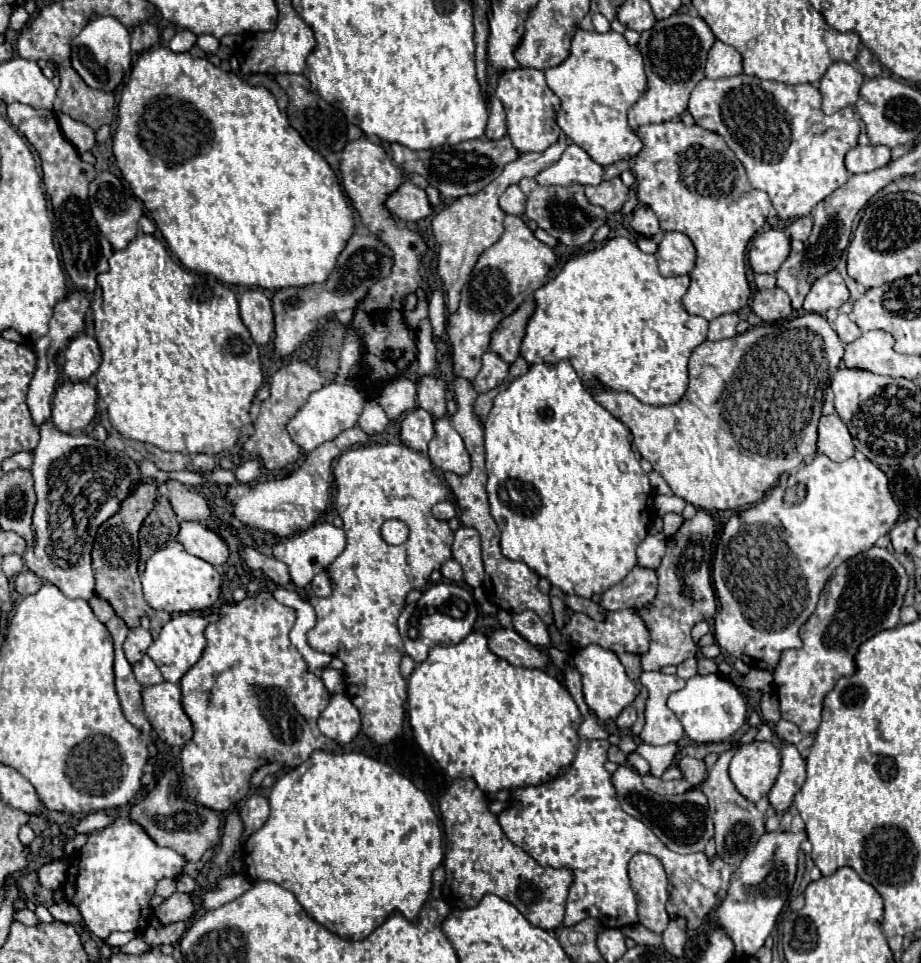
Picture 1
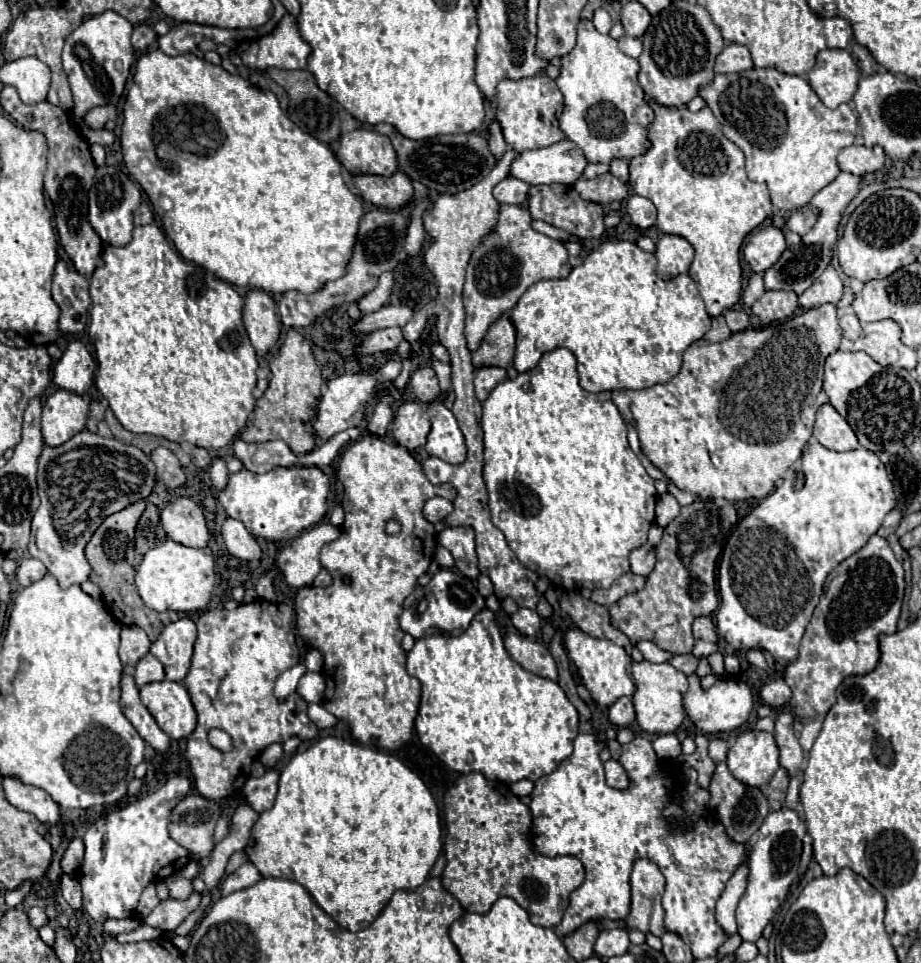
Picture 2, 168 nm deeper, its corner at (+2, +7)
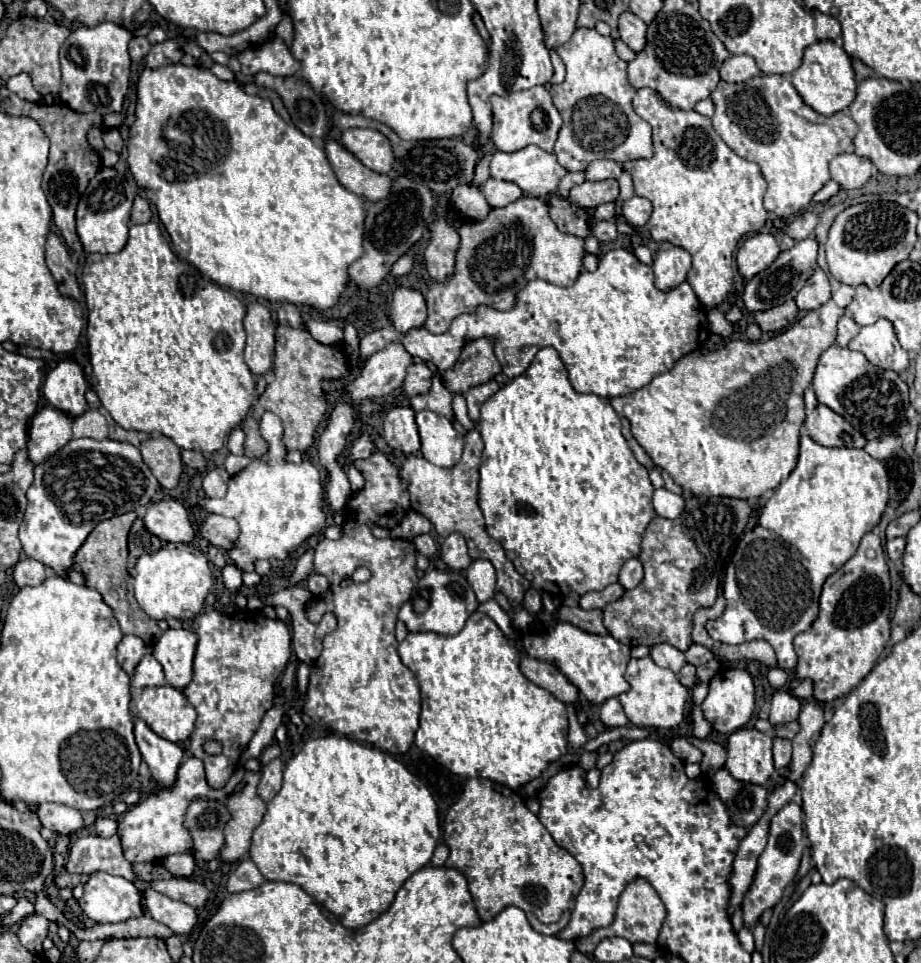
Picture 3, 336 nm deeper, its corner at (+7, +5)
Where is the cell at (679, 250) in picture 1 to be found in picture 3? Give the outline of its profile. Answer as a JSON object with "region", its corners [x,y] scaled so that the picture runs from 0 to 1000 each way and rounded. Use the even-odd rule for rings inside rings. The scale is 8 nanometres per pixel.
{"region":[[[722,255],[711,264],[709,282],[711,282],[711,297],[716,301],[729,301],[744,293],[744,285],[750,278],[750,264],[737,255]]]}

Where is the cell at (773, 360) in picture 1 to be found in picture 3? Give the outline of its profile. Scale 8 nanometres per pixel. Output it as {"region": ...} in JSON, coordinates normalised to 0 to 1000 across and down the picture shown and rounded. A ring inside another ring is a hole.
{"region":[[[904,312],[896,314],[887,322],[878,322],[870,332],[865,332],[859,341],[855,341],[850,347],[839,349],[831,355],[809,355],[809,353],[792,353],[789,357],[781,359],[774,366],[761,368],[759,363],[742,370],[731,384],[711,390],[702,401],[685,407],[683,411],[670,411],[663,415],[663,422],[668,428],[685,438],[685,449],[689,457],[698,463],[698,467],[705,471],[709,482],[718,488],[722,488],[733,503],[737,503],[742,509],[757,513],[757,515],[787,515],[787,517],[805,517],[805,519],[815,519],[824,517],[828,511],[839,509],[852,494],[859,492],[859,488],[865,482],[865,471],[868,471],[868,453],[870,453],[870,442],[874,438],[874,420],[872,420],[872,407],[876,401],[883,397],[883,386],[887,382],[887,374],[896,361],[902,361],[907,357],[909,349],[909,332],[917,326],[915,320],[911,320]]]}

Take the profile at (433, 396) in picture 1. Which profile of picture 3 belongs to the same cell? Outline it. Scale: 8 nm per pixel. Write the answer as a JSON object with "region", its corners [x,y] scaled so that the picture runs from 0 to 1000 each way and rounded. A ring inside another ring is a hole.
{"region":[[[446,378],[442,382],[442,393],[440,393],[438,405],[442,407],[444,413],[448,413],[453,409],[461,409],[468,403],[468,393],[470,393],[470,386],[464,382],[464,378]]]}

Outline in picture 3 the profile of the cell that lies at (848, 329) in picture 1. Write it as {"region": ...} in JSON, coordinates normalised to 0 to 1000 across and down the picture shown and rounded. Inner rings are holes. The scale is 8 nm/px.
{"region":[[[913,328],[911,336],[909,336],[909,357],[911,359],[920,359],[931,347],[933,347],[935,339],[928,336],[928,332],[924,328]]]}

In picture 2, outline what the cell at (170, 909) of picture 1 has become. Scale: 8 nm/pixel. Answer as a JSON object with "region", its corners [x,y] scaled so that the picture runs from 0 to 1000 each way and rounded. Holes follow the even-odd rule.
{"region":[[[187,908],[178,916],[185,922],[185,933],[191,933],[191,935],[202,935],[211,926],[208,916],[202,914],[198,908]]]}

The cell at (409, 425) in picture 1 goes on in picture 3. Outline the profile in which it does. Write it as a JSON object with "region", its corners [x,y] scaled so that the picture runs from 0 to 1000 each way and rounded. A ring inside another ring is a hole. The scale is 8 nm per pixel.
{"region":[[[444,422],[425,424],[416,438],[416,455],[427,467],[435,467],[440,474],[451,471],[457,465],[451,426]]]}

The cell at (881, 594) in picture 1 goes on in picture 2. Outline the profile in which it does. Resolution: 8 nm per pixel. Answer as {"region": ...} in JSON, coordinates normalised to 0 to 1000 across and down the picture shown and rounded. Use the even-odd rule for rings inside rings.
{"region":[[[949,555],[936,571],[932,571],[929,575],[925,575],[910,588],[908,598],[899,604],[899,609],[890,621],[890,627],[886,629],[879,648],[875,650],[875,656],[869,667],[866,685],[860,687],[858,692],[853,692],[853,696],[851,696],[851,708],[860,714],[860,727],[856,731],[858,731],[858,737],[866,746],[875,748],[875,746],[884,746],[884,744],[895,744],[906,733],[908,714],[914,710],[916,704],[938,702],[953,692],[953,685],[955,685],[953,660],[973,656],[979,619],[982,619],[979,586],[973,582],[962,559],[955,559],[953,555]]]}

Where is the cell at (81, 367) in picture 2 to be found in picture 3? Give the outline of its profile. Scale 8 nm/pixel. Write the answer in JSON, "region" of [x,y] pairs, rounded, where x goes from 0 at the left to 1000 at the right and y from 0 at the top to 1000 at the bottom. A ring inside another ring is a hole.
{"region":[[[79,374],[64,376],[64,380],[51,388],[47,399],[47,411],[51,417],[64,426],[71,426],[79,434],[94,426],[92,405],[92,388]]]}

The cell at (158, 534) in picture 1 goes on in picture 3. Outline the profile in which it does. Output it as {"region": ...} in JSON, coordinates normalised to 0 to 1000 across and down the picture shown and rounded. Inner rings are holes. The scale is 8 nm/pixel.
{"region":[[[149,538],[142,546],[142,552],[140,552],[140,590],[147,588],[149,579],[153,575],[160,575],[160,573],[166,573],[175,567],[173,559],[166,557],[153,538]]]}

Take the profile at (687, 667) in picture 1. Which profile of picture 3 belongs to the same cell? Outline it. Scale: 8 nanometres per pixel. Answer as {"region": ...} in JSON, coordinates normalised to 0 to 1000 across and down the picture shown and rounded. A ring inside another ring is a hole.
{"region":[[[744,690],[735,702],[737,702],[737,708],[742,712],[746,712],[746,714],[752,714],[755,708],[757,708],[757,704],[755,704],[755,692],[752,690]]]}

